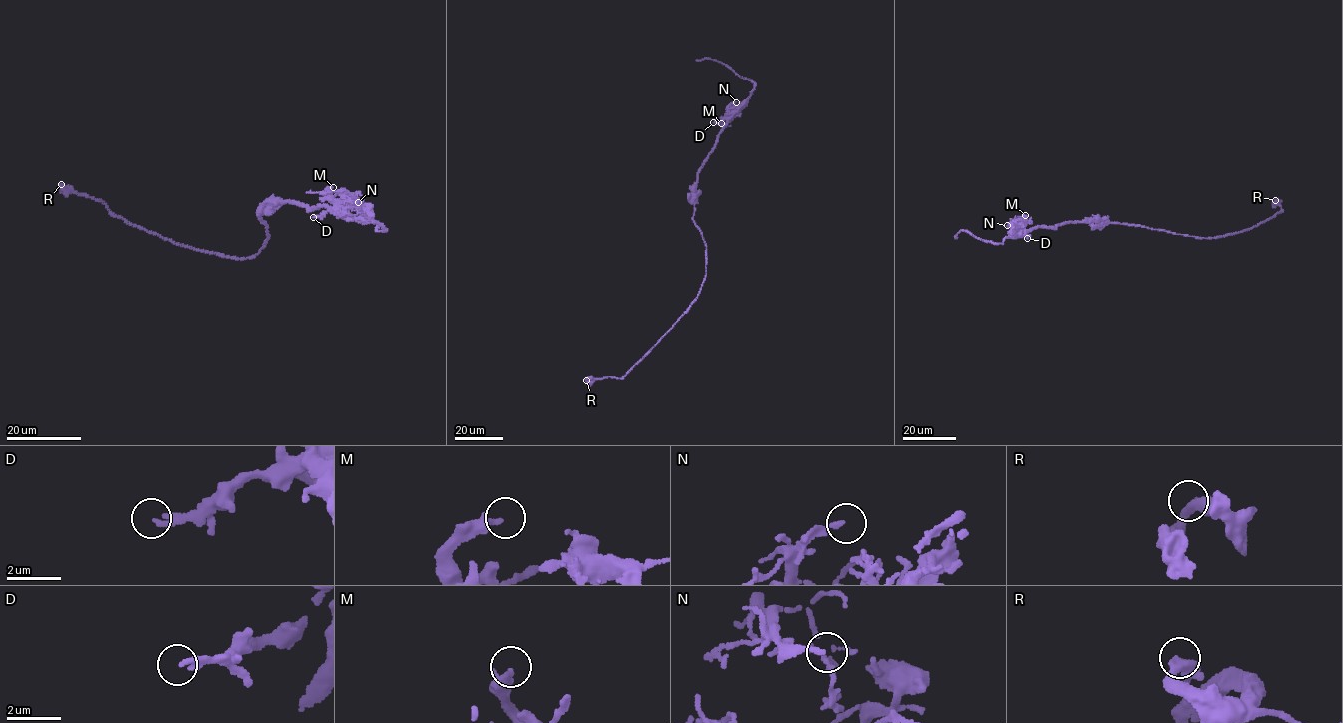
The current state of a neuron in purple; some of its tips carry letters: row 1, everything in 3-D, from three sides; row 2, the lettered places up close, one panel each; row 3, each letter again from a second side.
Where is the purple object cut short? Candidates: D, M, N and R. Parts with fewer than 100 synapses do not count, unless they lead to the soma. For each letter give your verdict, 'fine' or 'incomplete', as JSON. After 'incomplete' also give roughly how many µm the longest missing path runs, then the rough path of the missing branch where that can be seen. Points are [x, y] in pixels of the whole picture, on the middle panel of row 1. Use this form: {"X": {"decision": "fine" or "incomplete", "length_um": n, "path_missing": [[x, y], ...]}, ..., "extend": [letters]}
{"D": {"decision": "fine"}, "M": {"decision": "fine"}, "N": {"decision": "fine"}, "R": {"decision": "fine"}, "extend": []}

